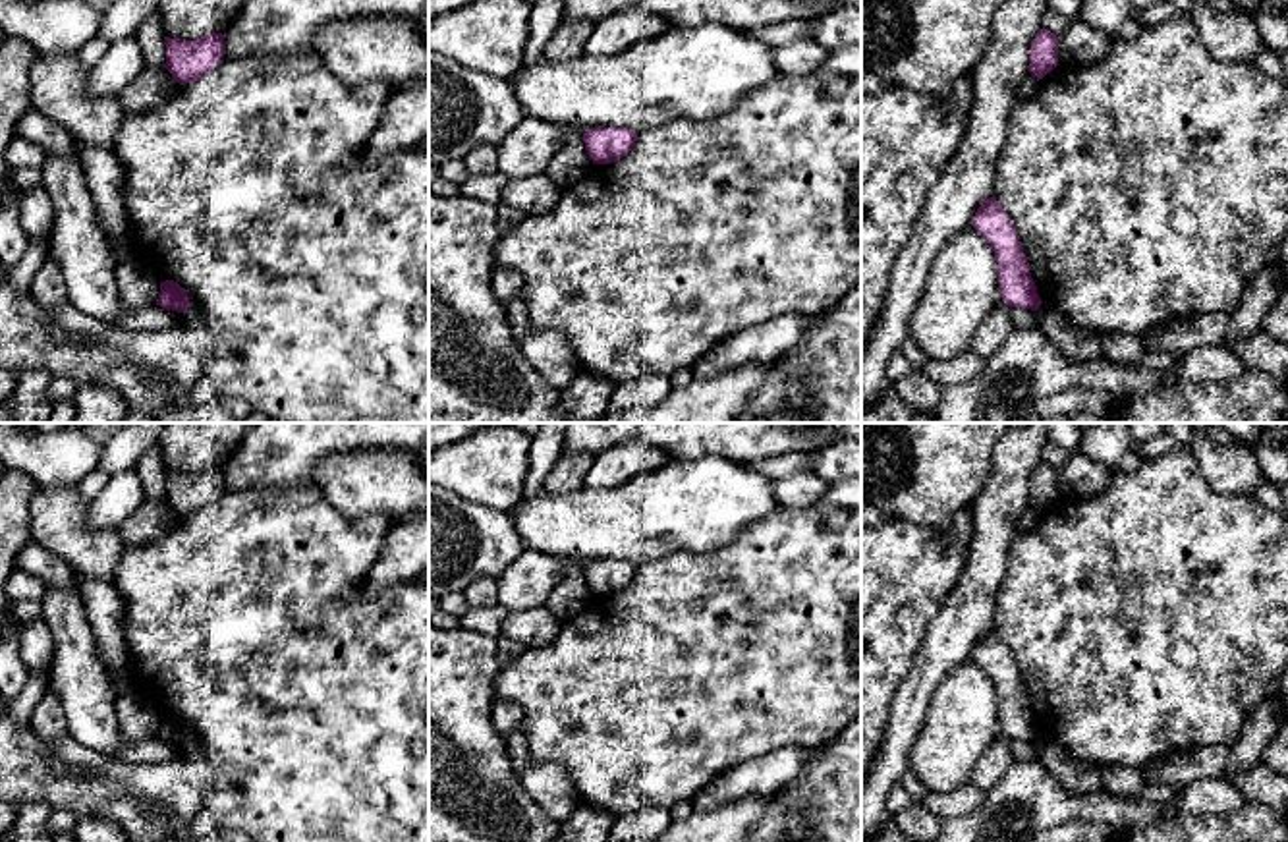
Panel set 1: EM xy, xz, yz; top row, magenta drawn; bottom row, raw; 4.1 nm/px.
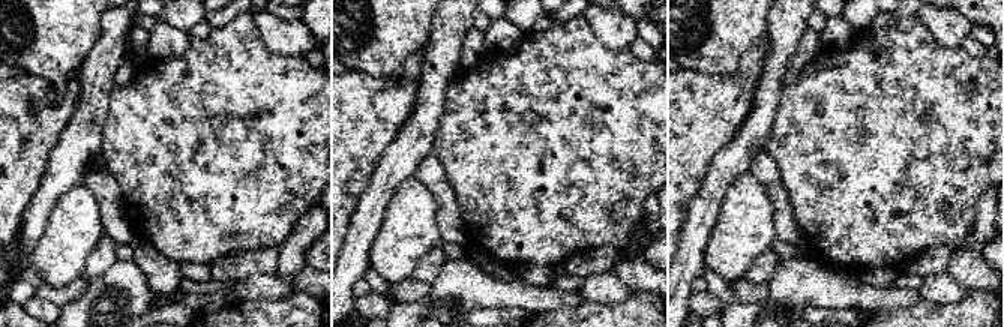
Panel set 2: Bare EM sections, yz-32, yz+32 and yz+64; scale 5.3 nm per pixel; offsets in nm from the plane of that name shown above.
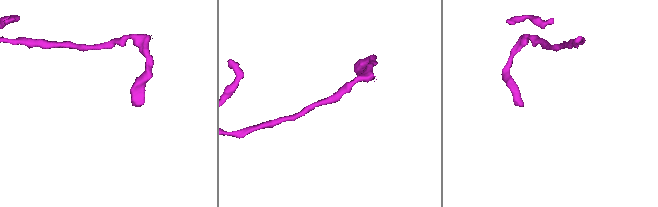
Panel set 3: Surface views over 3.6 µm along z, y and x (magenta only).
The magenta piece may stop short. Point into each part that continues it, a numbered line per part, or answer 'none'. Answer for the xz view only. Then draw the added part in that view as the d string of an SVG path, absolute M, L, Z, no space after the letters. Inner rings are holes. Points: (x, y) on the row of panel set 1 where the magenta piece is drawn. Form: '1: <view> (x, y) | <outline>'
none

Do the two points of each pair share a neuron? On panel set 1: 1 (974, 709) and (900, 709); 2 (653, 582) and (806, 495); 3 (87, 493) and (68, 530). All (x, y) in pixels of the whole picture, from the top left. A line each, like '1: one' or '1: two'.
1: two
2: two
3: two

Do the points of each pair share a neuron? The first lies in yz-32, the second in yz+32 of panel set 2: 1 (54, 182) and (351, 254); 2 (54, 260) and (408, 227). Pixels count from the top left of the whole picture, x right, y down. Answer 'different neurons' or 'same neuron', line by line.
1: same neuron
2: same neuron

